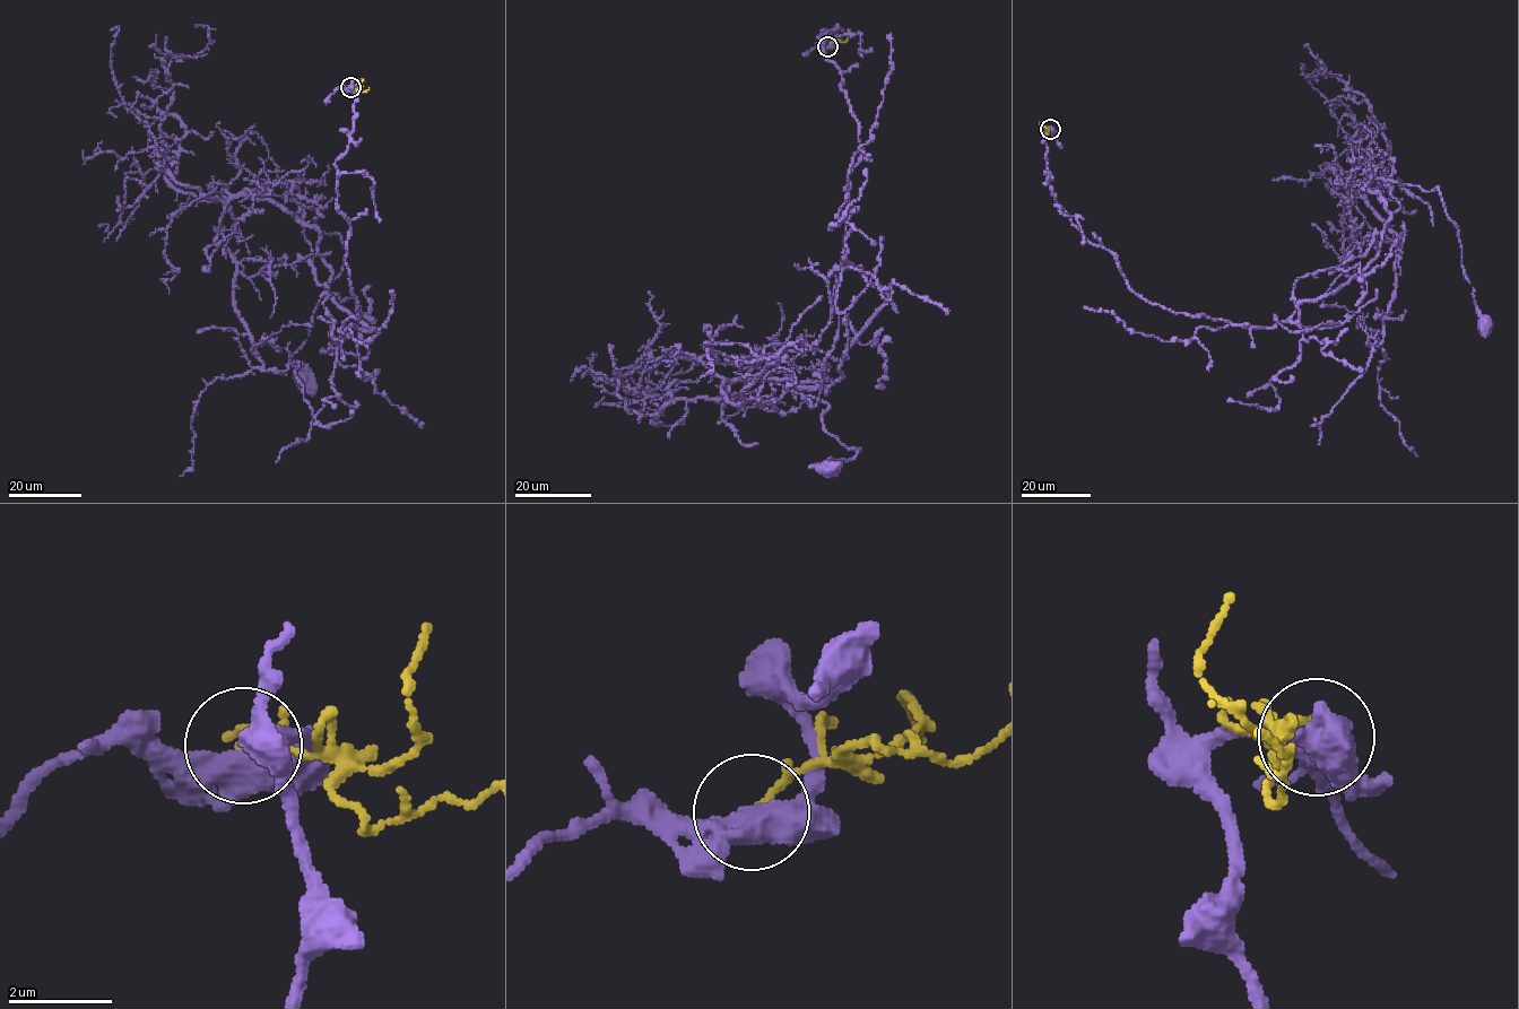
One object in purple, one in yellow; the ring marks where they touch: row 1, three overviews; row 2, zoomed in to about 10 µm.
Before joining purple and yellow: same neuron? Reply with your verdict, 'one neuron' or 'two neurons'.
two neurons

